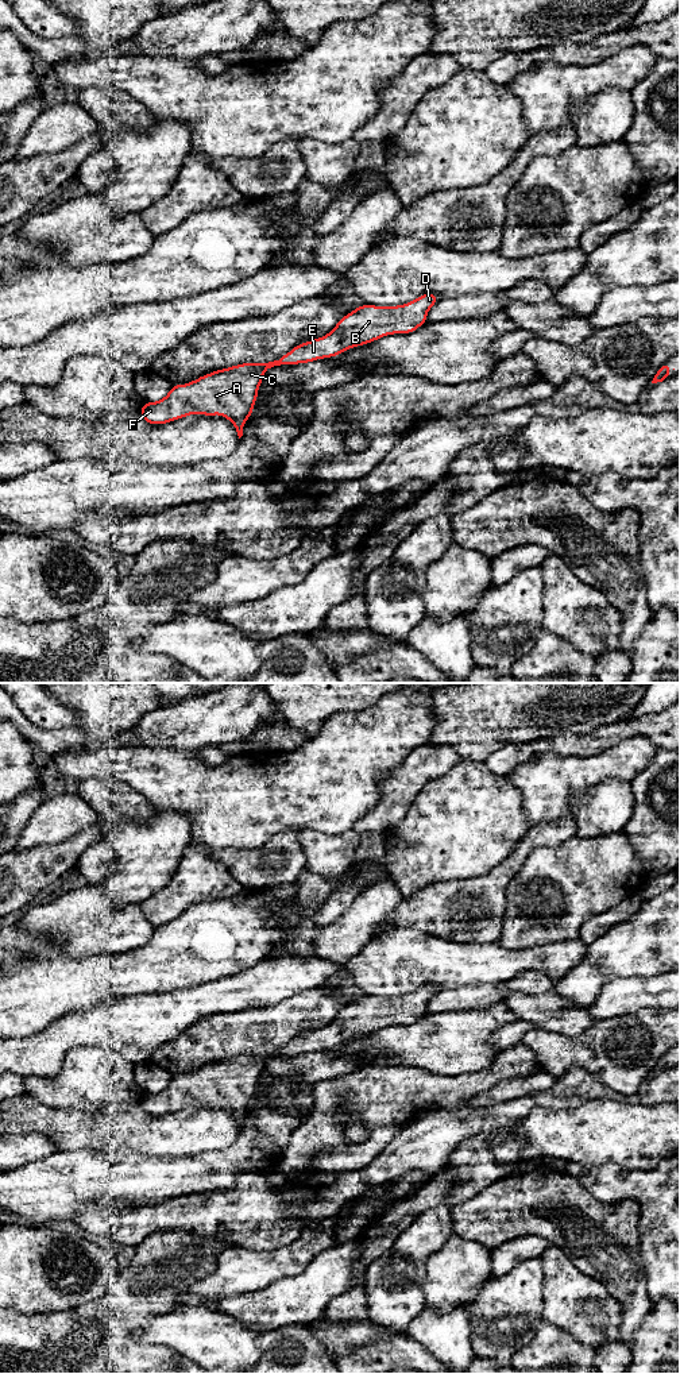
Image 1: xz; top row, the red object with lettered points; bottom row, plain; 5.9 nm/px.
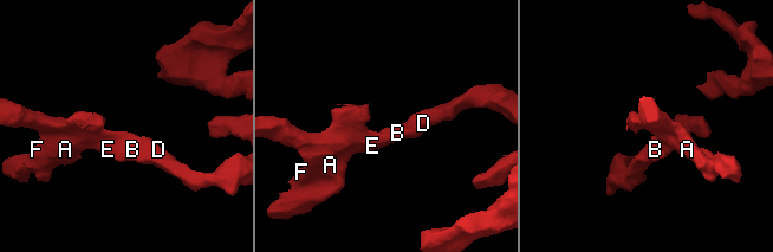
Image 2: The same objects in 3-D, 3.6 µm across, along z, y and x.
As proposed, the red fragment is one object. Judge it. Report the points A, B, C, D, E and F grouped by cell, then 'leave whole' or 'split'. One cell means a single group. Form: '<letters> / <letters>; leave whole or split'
A B C D E F; leave whole

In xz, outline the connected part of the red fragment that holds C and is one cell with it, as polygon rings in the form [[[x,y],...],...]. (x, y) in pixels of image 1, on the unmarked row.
[[[426,984],[397,997],[364,995],[345,1006],[324,1028],[301,1034],[278,1051],[242,1054],[201,1066],[186,1076],[173,1076],[161,1092],[144,1093],[140,1105],[146,1114],[159,1116],[189,1105],[213,1108],[219,1104],[235,1116],[240,1130],[243,1118],[252,1105],[266,1061],[332,1049],[386,1026],[412,1024],[428,1014],[426,1006],[437,992],[436,985]]]

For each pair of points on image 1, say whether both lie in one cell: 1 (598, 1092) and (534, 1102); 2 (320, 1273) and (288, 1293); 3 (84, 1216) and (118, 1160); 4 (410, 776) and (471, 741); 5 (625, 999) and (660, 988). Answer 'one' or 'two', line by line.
1: one
2: one
3: two
4: two
5: one

